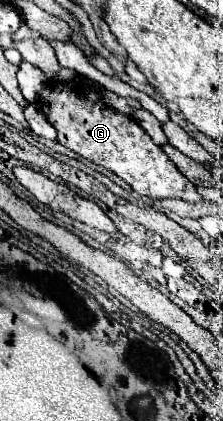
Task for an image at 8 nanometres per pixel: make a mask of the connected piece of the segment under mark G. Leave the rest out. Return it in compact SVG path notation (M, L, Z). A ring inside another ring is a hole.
M51 81L41 91L37 107L43 111L47 121L57 129L59 133L57 141L61 145L117 173L139 195L145 195L149 199L183 199L189 203L203 201L197 189L189 185L185 177L181 177L173 161L169 161L169 157L161 153L161 147L153 143L153 139L141 129L141 125L135 119L109 109L101 101L101 95L94 89L86 86L84 88L79 83L76 88L72 84ZM175 183L179 187L175 187Z

